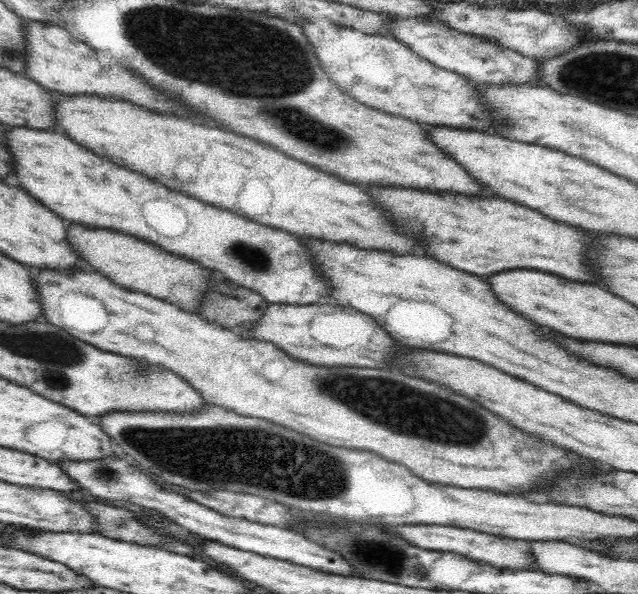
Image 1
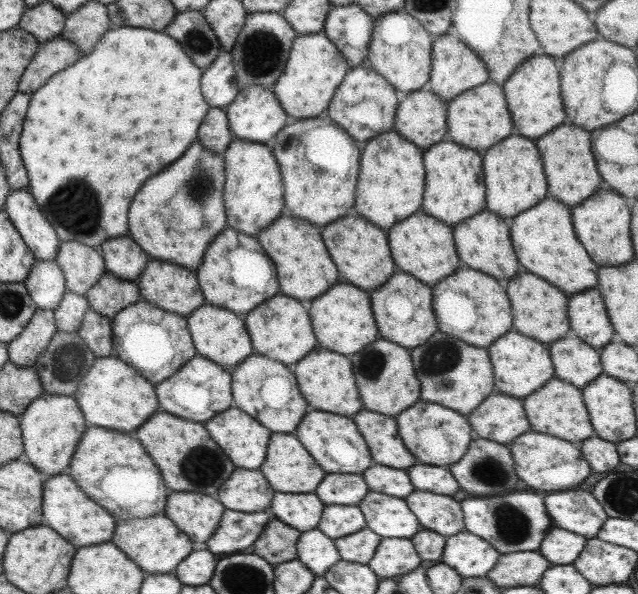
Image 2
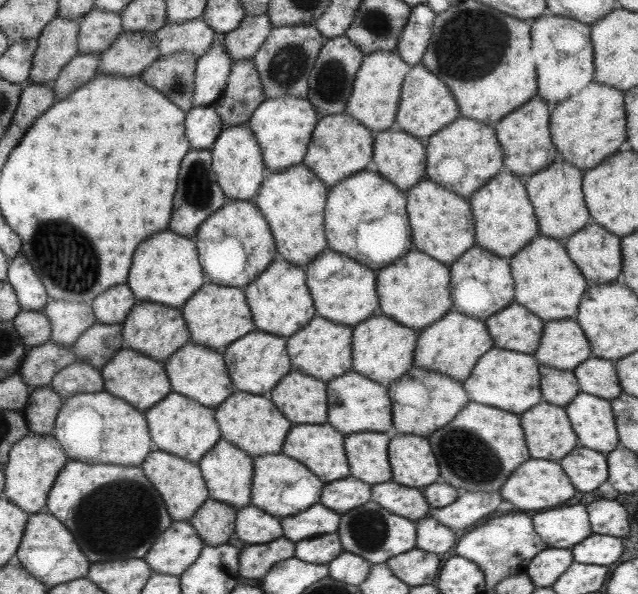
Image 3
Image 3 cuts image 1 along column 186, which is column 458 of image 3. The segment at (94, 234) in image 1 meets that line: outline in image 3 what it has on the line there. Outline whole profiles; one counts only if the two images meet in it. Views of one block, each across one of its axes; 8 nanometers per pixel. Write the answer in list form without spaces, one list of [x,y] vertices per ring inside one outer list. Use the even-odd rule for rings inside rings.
[[[475,245],[448,266],[449,272],[451,272],[449,292],[452,310],[476,319],[487,318],[513,302],[513,280],[509,274],[507,260],[503,260],[489,251],[485,252],[485,249]]]

